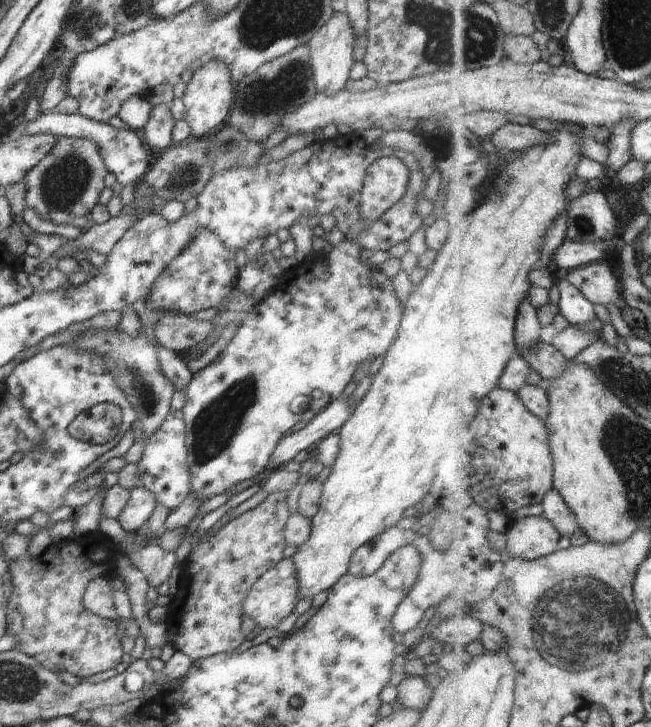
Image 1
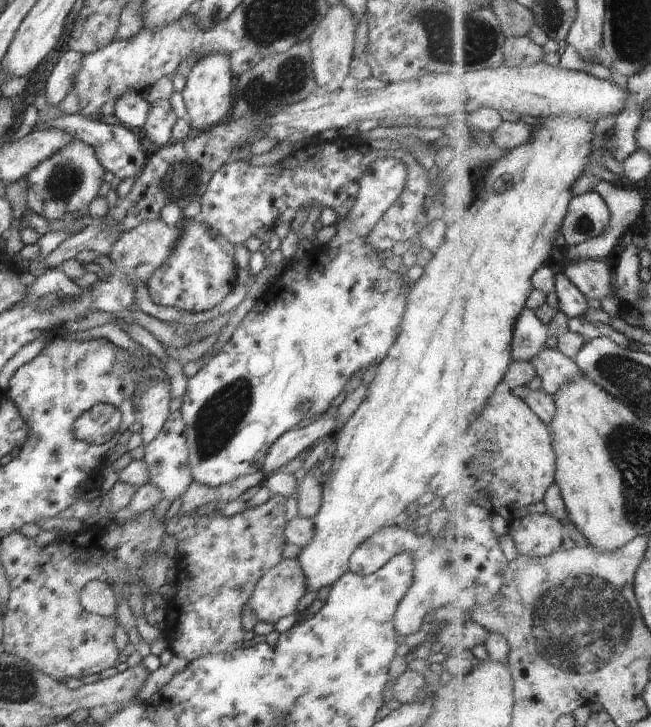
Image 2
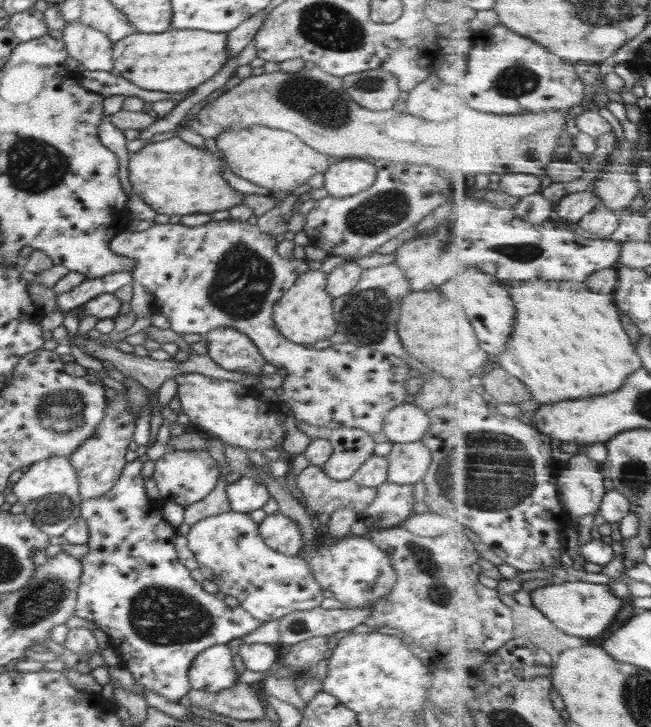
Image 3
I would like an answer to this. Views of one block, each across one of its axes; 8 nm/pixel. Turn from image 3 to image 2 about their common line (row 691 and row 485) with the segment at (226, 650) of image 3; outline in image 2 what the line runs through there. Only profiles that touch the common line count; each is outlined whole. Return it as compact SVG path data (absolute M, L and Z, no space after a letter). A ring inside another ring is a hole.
M394 158L376 160L364 172L360 180L357 200L349 211L348 217L337 221L332 226L336 230L337 238L333 239L328 245L320 246L319 248L312 246L312 250L306 256L294 257L294 261L286 265L277 276L266 296L262 300L255 300L251 310L243 317L240 326L234 331L230 341L224 348L216 356L212 357L210 362L204 365L195 376L189 378L186 393L182 396L180 412L185 423L189 468L192 479L198 485L216 489L238 478L258 473L262 469L270 448L280 436L296 428L301 420L315 418L328 411L355 372L360 369L368 370L370 366L378 365L388 355L390 348L399 336L407 295L409 294L408 288L410 288L411 282L407 276L404 276L405 284L402 285L400 274L386 271L383 266L383 260L375 258L376 253L382 252L372 249L367 244L366 238L372 228L380 221L380 218L399 200L405 190L406 178L407 169L401 161Z

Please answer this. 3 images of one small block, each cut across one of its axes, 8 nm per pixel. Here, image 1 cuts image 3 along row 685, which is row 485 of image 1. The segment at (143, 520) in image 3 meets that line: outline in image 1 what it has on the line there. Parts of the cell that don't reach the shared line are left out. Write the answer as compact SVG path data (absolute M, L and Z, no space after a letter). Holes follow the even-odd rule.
M180 409L170 410L164 423L151 435L144 454L137 464L139 486L154 494L155 504L168 508L169 514L184 502L190 492L190 472L187 460L186 430Z

